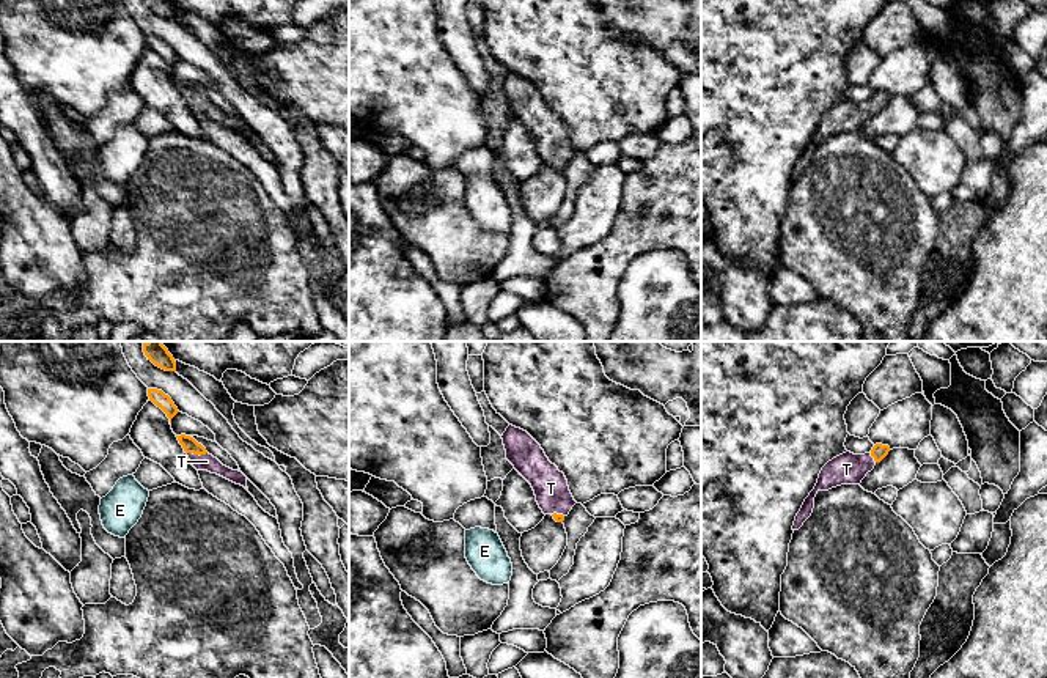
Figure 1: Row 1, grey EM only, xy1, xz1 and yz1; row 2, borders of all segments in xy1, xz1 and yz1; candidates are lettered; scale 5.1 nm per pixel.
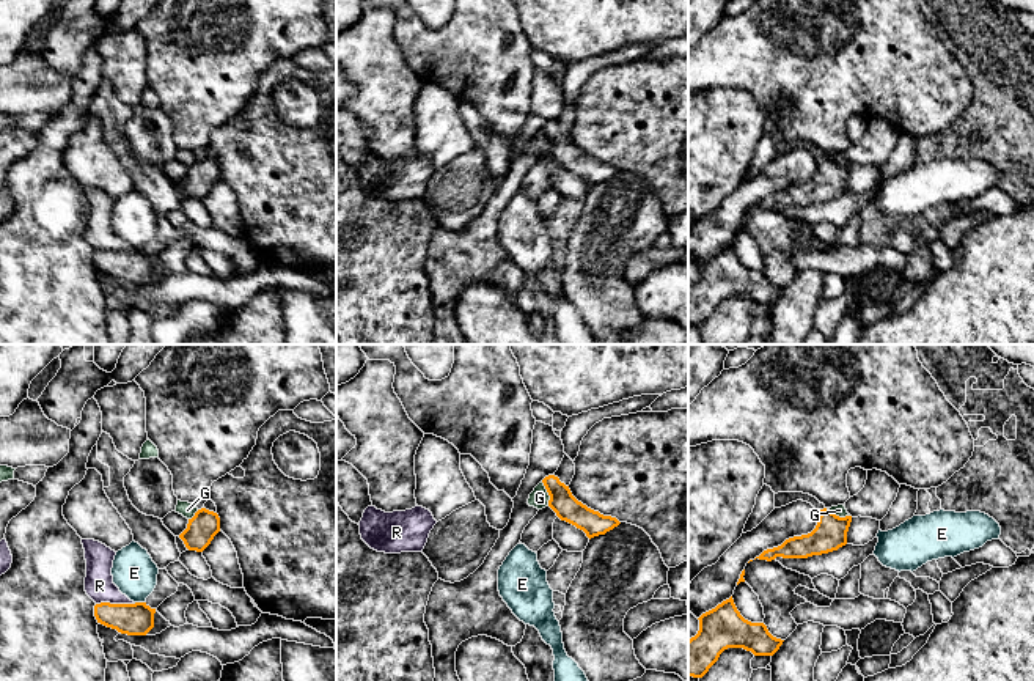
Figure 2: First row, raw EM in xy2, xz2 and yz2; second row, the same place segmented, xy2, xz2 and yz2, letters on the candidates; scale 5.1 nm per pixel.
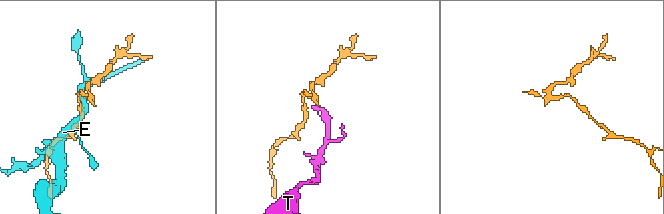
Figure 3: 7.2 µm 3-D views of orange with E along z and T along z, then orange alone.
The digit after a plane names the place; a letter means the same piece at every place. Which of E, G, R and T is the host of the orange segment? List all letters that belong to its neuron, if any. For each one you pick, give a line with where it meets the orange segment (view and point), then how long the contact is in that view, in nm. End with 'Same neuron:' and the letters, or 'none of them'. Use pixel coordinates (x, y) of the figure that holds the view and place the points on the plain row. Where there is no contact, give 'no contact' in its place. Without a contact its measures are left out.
T: meets orange in xy1 at (197, 101); contact 100 nm long
Same neuron: T

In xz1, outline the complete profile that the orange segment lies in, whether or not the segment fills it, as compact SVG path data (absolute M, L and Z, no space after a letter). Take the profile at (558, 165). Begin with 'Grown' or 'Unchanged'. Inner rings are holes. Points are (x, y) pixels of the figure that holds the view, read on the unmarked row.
Grown. M509 72L501 87L506 107L531 132L542 160L563 170L577 151L564 121L549 109L541 93L527 79Z

